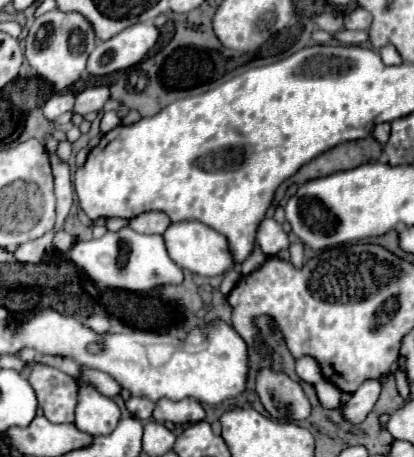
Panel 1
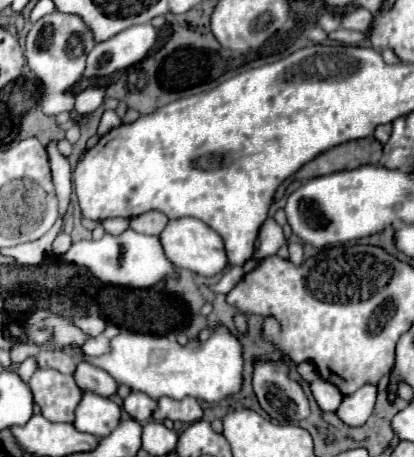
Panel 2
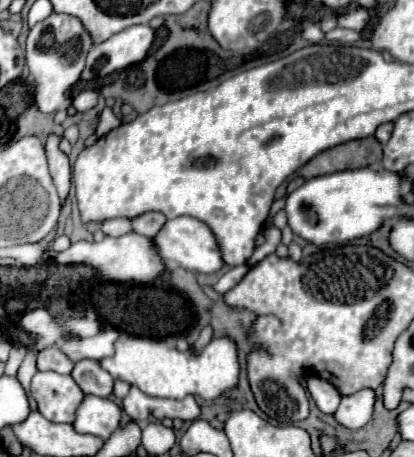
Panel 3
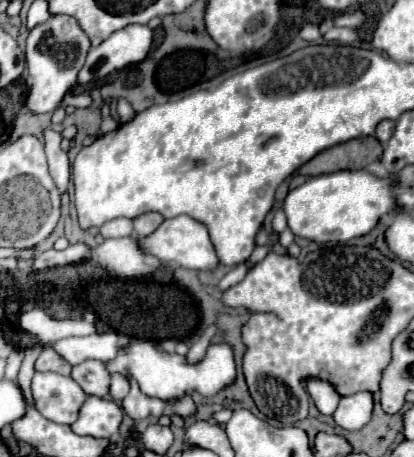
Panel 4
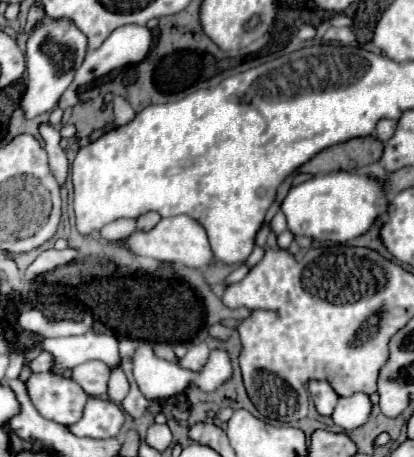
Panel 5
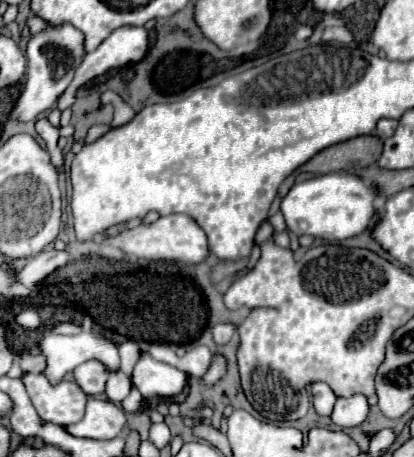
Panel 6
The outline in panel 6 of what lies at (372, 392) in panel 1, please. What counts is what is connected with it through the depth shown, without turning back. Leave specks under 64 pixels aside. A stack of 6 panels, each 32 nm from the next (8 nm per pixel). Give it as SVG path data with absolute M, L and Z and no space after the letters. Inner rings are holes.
M354 394L350 398L338 398L334 412L332 412L332 422L342 428L354 428L366 420L368 412L370 412L370 406L364 394Z

